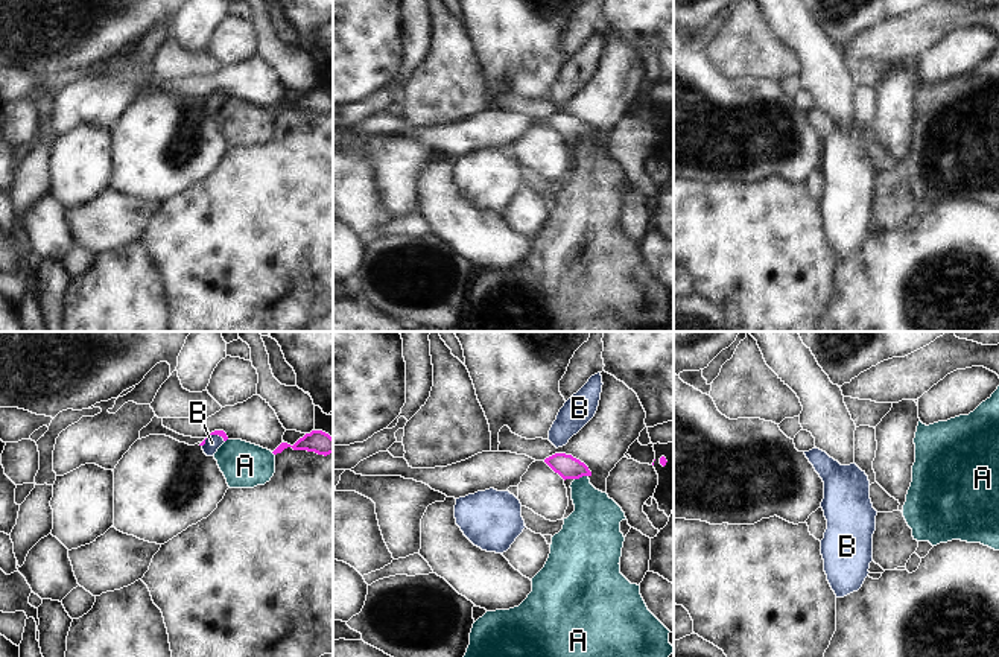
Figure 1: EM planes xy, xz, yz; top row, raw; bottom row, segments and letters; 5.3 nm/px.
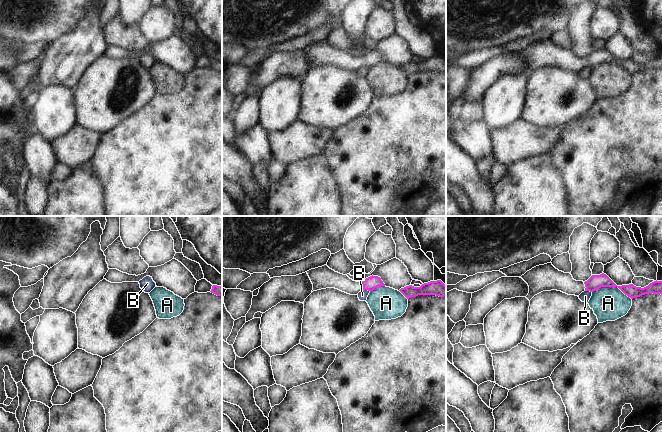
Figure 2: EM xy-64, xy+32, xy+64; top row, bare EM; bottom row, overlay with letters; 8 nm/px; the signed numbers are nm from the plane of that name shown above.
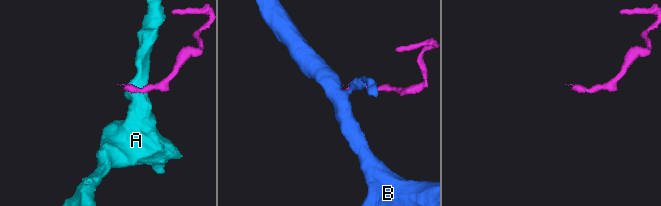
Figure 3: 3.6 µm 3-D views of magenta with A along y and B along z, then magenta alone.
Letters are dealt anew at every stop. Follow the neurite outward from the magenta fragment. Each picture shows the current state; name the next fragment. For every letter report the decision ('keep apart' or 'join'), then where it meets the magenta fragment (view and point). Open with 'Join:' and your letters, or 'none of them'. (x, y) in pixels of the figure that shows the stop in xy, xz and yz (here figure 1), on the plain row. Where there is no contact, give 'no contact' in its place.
Join: none of them
A: keep apart; contact xz (581, 136)
B: keep apart; contact xy (218, 93)

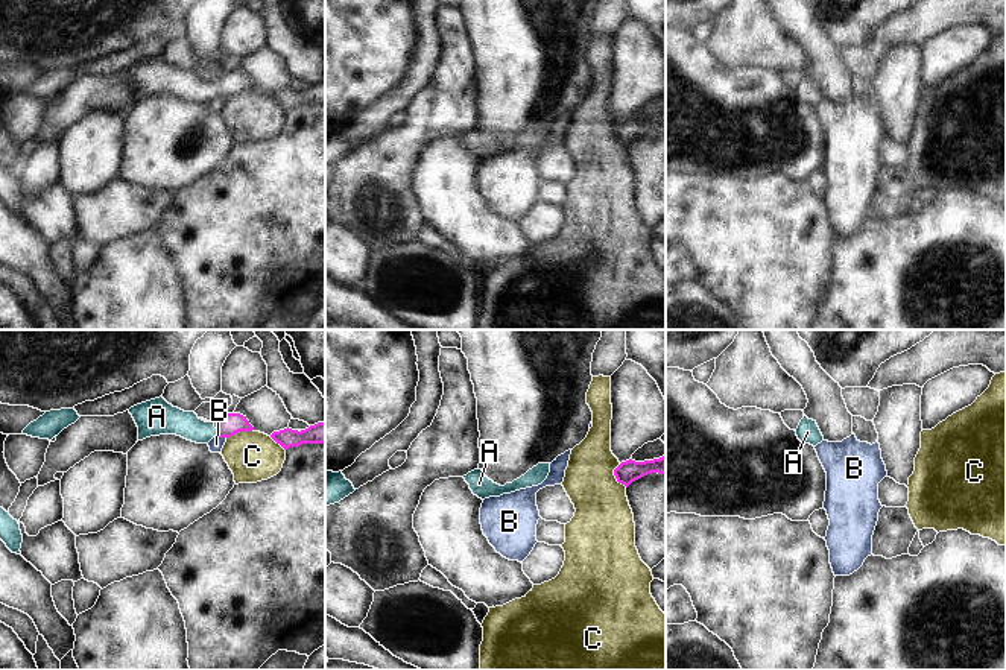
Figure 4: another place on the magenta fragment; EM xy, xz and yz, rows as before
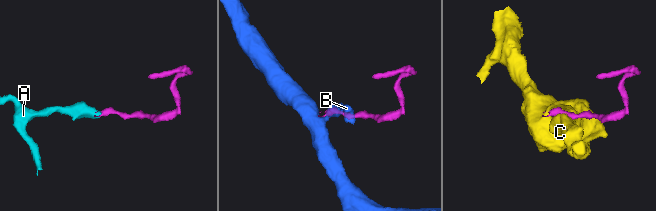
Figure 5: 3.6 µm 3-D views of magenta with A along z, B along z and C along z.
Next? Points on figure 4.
Join: A
A: join; contact xy (218, 90)
B: keep apart; contact xy (222, 96)
C: keep apart; contact xy (239, 90)

